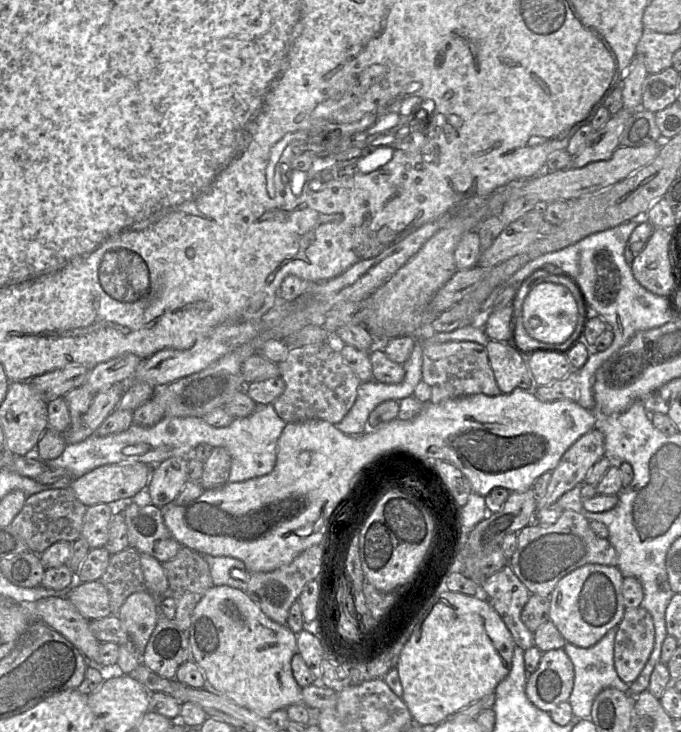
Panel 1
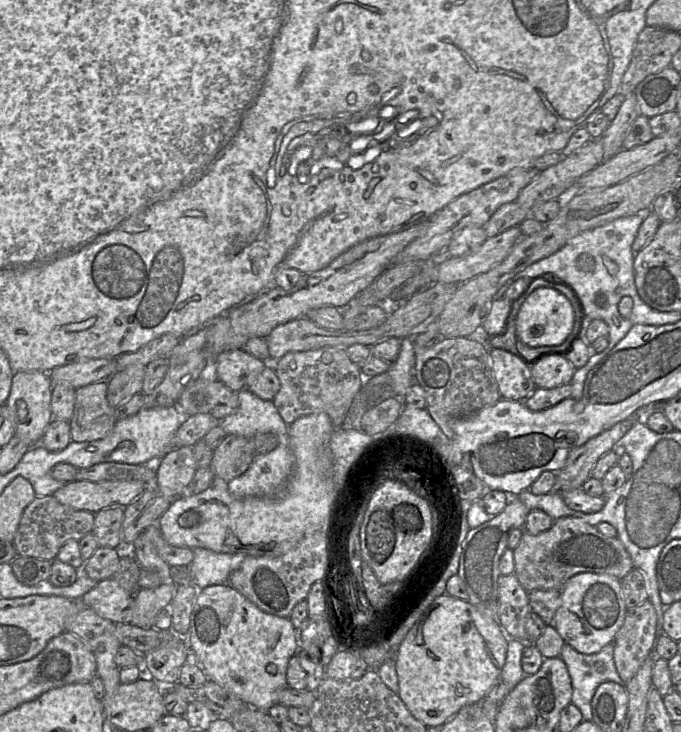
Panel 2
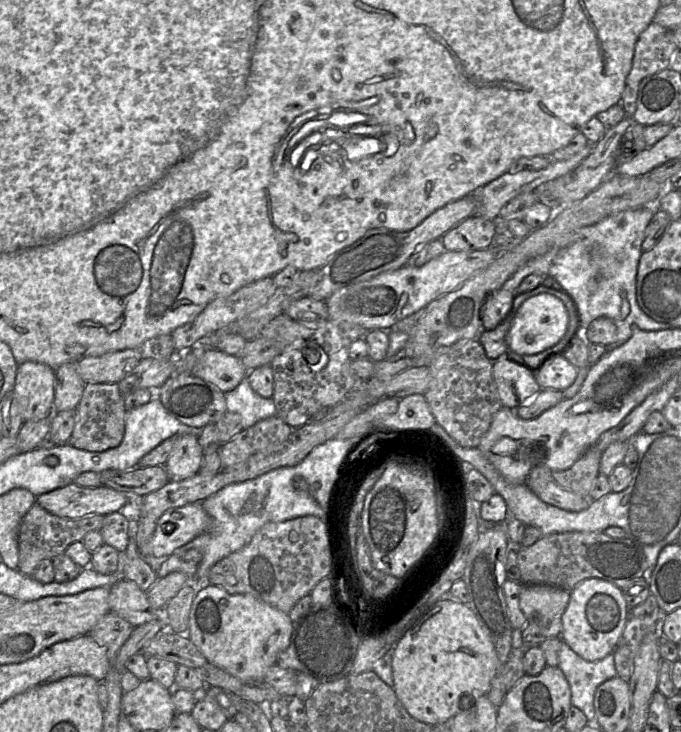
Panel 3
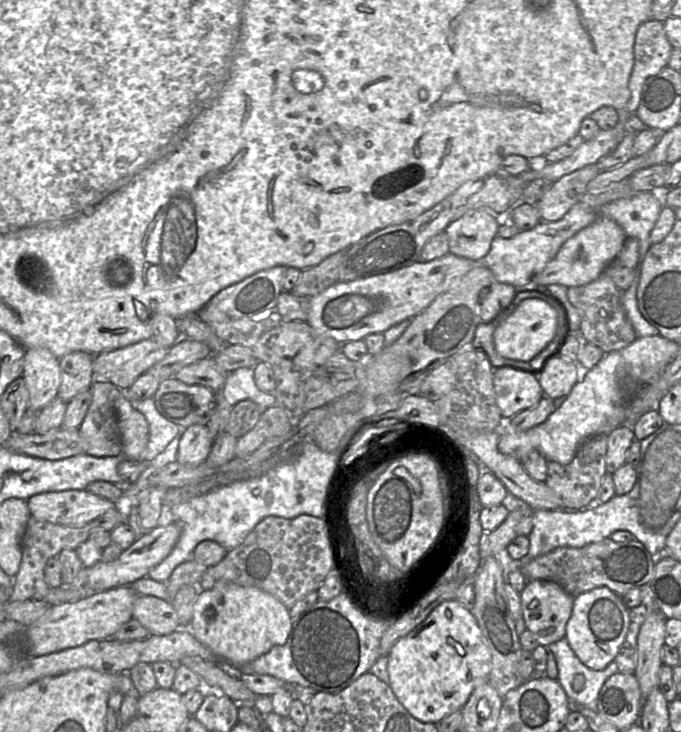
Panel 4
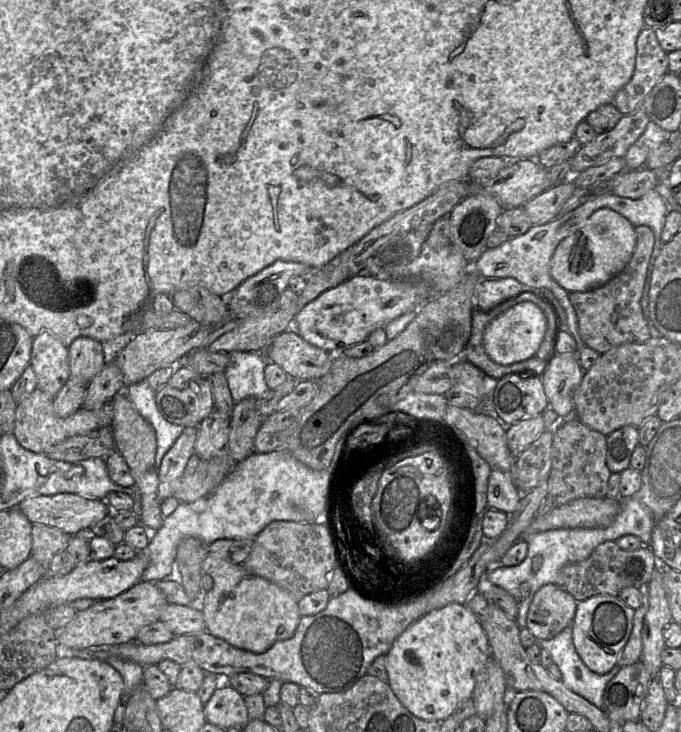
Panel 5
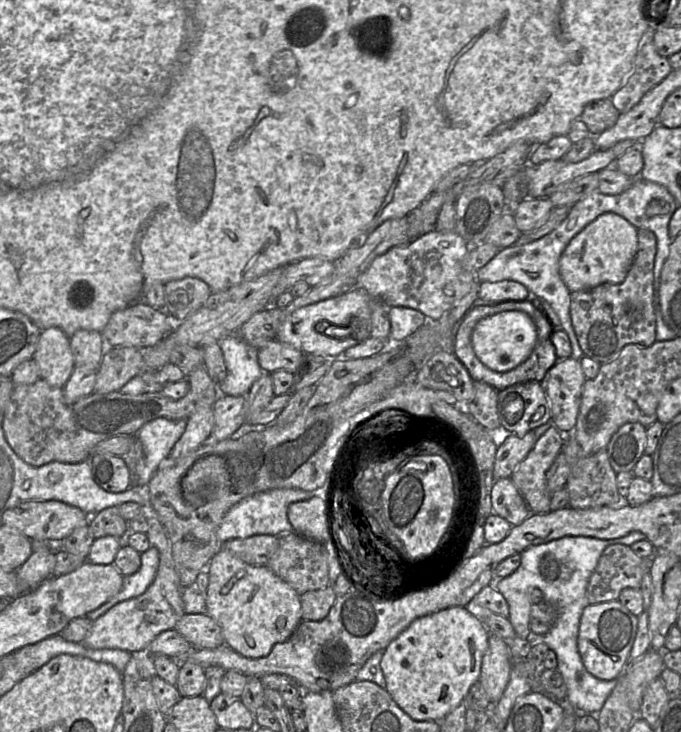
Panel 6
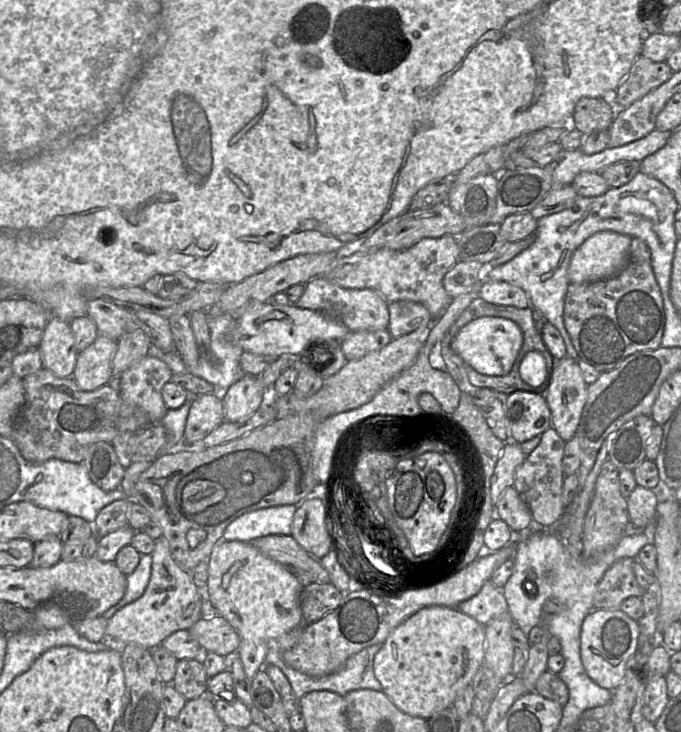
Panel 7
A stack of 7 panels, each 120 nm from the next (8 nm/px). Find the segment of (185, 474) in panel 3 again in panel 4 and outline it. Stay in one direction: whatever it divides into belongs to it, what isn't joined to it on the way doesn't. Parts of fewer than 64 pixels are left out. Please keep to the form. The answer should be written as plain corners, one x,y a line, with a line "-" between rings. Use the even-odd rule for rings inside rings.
191,425
180,438
175,459
184,465
199,465
208,458
213,442
206,425

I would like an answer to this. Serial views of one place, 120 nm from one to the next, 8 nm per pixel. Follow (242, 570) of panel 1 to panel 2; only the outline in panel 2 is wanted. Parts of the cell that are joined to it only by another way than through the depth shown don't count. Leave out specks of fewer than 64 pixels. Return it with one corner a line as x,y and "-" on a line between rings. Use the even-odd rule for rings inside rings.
201,547
192,550
191,583
197,589
228,584
230,574
237,570
248,556
242,553
215,552

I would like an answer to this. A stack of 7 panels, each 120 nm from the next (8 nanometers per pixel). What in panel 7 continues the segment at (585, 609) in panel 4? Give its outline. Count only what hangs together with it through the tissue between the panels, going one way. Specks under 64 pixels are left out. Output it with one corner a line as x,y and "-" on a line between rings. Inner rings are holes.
593,609
582,623
580,651
587,675
598,686
615,690
625,676
628,661
639,651
638,621
620,609

